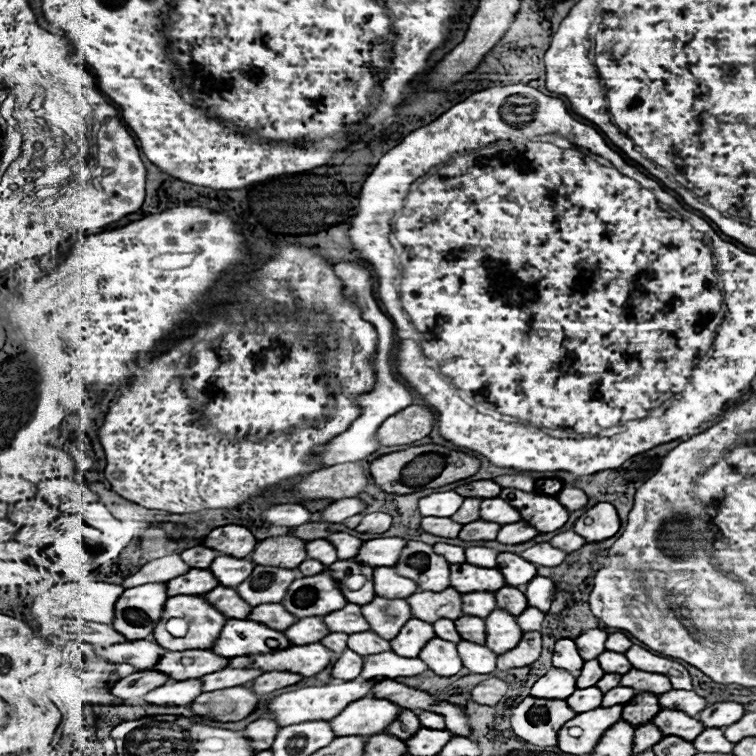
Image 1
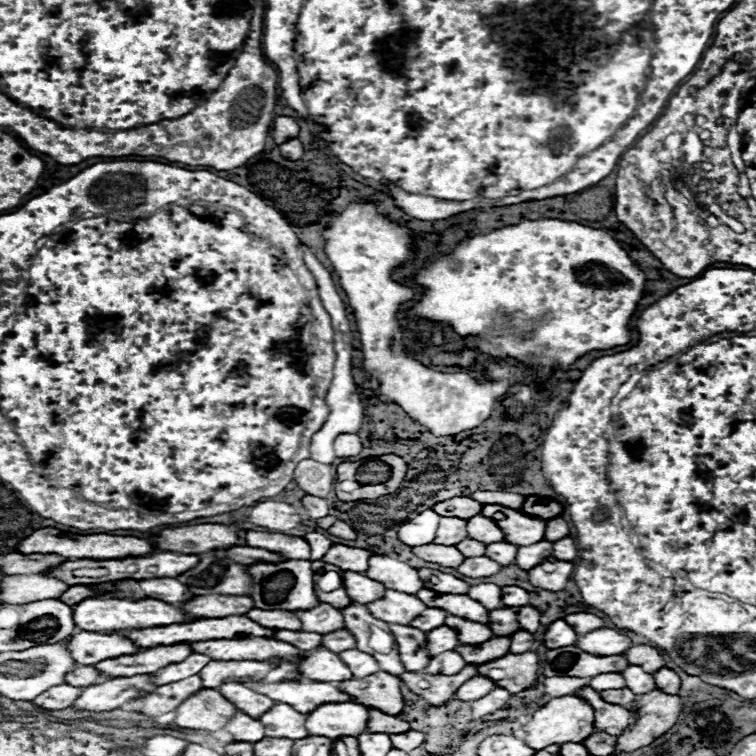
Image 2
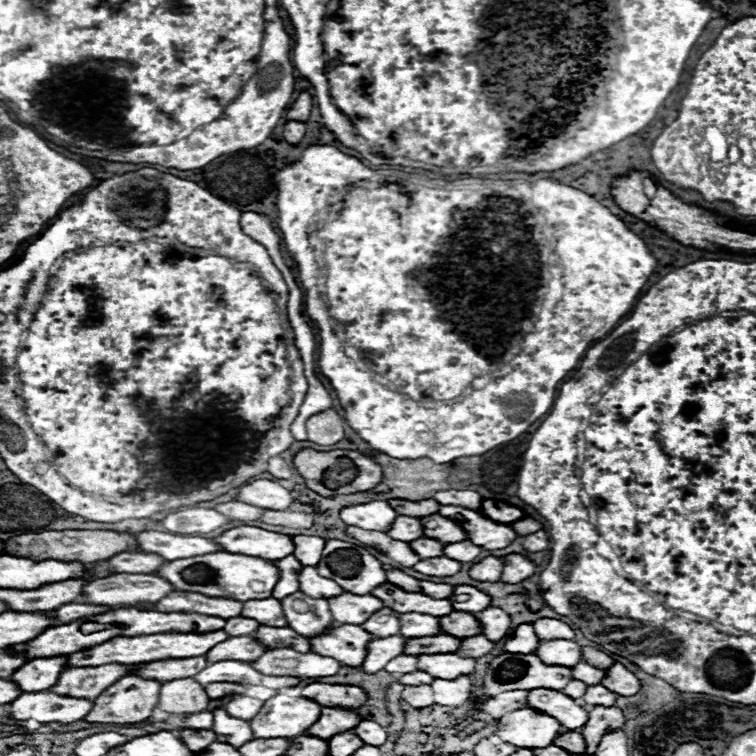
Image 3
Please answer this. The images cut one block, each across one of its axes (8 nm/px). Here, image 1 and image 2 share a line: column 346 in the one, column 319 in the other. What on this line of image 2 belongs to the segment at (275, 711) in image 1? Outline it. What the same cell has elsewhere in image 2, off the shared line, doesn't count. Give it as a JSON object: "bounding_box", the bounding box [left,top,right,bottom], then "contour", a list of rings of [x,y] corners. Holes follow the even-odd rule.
{"bounding_box":[256,682,350,712],"contour":[[[258,682],[256,692],[272,698],[274,702],[284,702],[298,712],[312,712],[326,702],[350,700],[346,692],[340,692],[332,682]]]}

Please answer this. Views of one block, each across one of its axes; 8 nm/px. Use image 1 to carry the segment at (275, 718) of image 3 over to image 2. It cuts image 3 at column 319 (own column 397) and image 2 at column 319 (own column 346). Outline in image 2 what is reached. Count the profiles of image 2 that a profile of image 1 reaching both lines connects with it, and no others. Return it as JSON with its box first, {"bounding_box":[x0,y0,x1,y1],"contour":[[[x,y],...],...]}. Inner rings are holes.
{"bounding_box":[306,702,368,740],"contour":[[[334,702],[322,704],[306,716],[306,728],[312,732],[312,736],[336,740],[340,736],[358,736],[366,732],[368,708],[356,702]]]}

